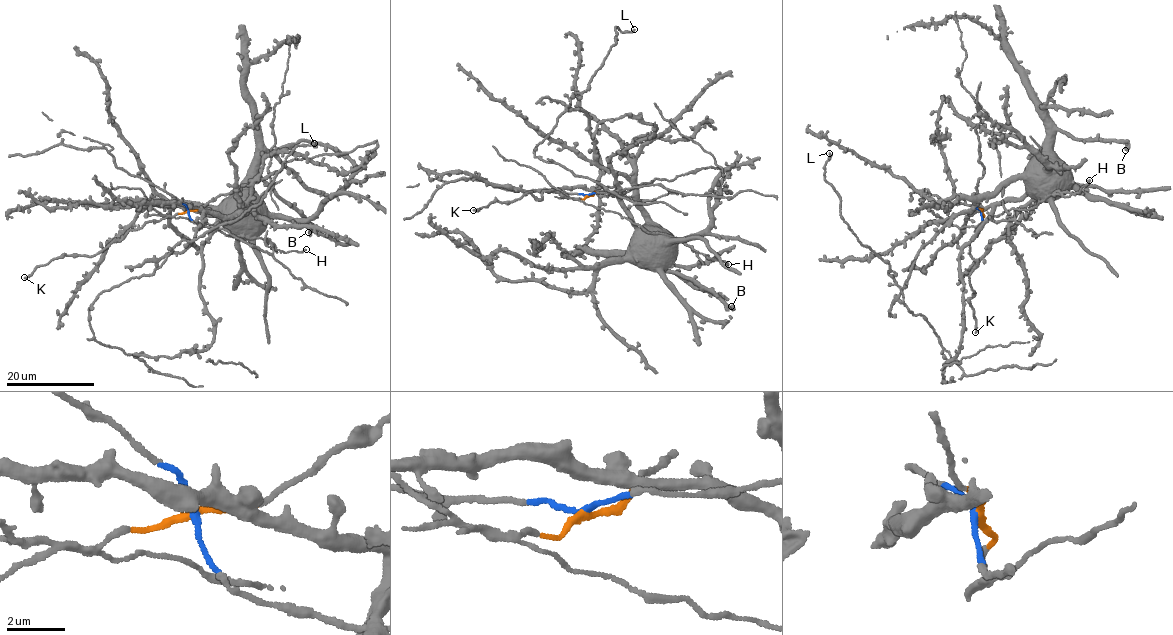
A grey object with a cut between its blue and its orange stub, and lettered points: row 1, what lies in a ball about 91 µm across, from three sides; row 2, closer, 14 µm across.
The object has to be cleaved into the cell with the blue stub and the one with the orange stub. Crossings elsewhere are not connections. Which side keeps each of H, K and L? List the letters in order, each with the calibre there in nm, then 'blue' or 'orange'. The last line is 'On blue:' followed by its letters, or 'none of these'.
H: 190 nm thick; orange
K: 220 nm thick; orange
L: 200 nm thick; blue
On blue: L

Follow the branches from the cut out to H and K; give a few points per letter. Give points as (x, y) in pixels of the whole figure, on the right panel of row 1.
H: (981, 212), (984, 221), (1012, 208), (1027, 209), (1052, 194), (1079, 192), (1089, 180)
K: (981, 212), (984, 216), (979, 231), (969, 245), (977, 264), (968, 277), (974, 293), (968, 300), (976, 332)

